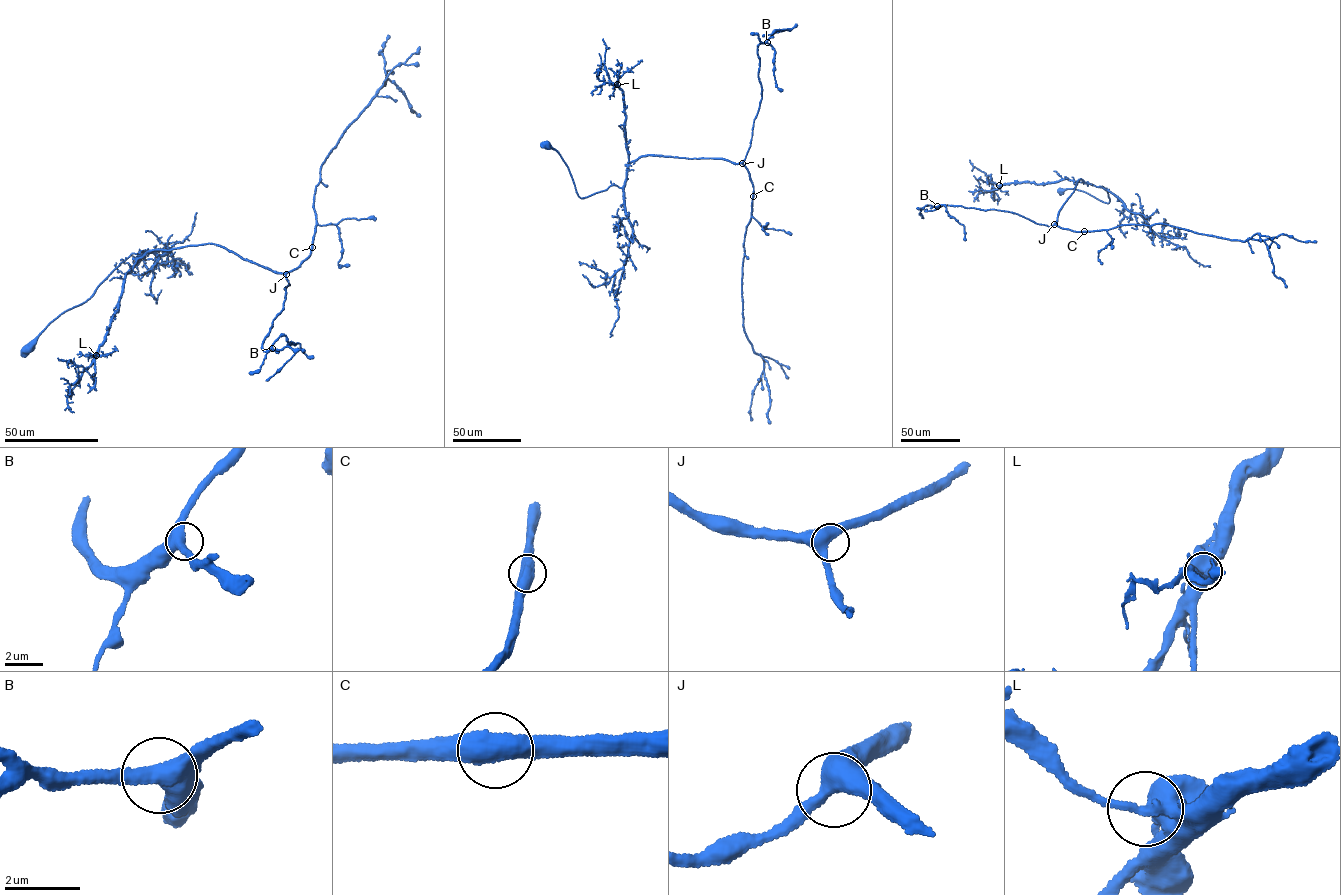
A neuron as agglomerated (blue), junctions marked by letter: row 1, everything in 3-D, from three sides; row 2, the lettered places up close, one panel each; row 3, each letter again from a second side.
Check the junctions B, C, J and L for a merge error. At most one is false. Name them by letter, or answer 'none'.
none

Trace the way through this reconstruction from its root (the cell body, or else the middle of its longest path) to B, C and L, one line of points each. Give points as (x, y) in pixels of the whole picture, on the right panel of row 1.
B: (1061, 191), (1074, 188), (1107, 203), (1110, 199), (1106, 188), (1079, 179), (1049, 226), (1003, 211), (937, 206)
C: (1061, 191), (1074, 188), (1107, 203), (1110, 199), (1106, 188), (1078, 180), (1059, 210), (1054, 224), (1084, 231)
L: (1061, 191), (1074, 188), (1107, 203), (1110, 199), (1106, 188), (1069, 179), (999, 185)

